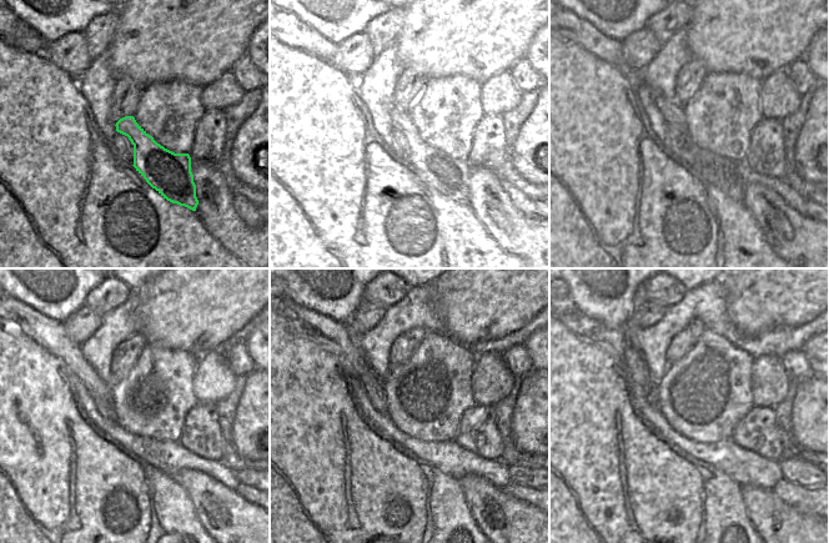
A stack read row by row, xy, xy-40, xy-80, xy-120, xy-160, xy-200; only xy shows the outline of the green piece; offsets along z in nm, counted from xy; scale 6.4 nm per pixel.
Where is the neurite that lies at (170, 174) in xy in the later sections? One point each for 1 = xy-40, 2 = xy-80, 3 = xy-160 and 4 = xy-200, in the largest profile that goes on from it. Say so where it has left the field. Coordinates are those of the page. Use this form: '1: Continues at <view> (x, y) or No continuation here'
1: Continues at xy-40 (451, 177)
2: Continues at xy-80 (722, 172)
3: Continues at xy-160 (335, 337)
4: Continues at xy-200 (613, 340)

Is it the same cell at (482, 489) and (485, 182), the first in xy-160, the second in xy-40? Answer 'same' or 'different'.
same

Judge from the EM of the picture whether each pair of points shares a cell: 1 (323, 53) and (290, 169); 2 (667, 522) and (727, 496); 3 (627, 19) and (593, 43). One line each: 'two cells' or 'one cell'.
1: two cells
2: one cell
3: two cells

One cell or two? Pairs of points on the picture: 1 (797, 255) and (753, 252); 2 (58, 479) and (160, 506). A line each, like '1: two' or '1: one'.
1: two
2: one

